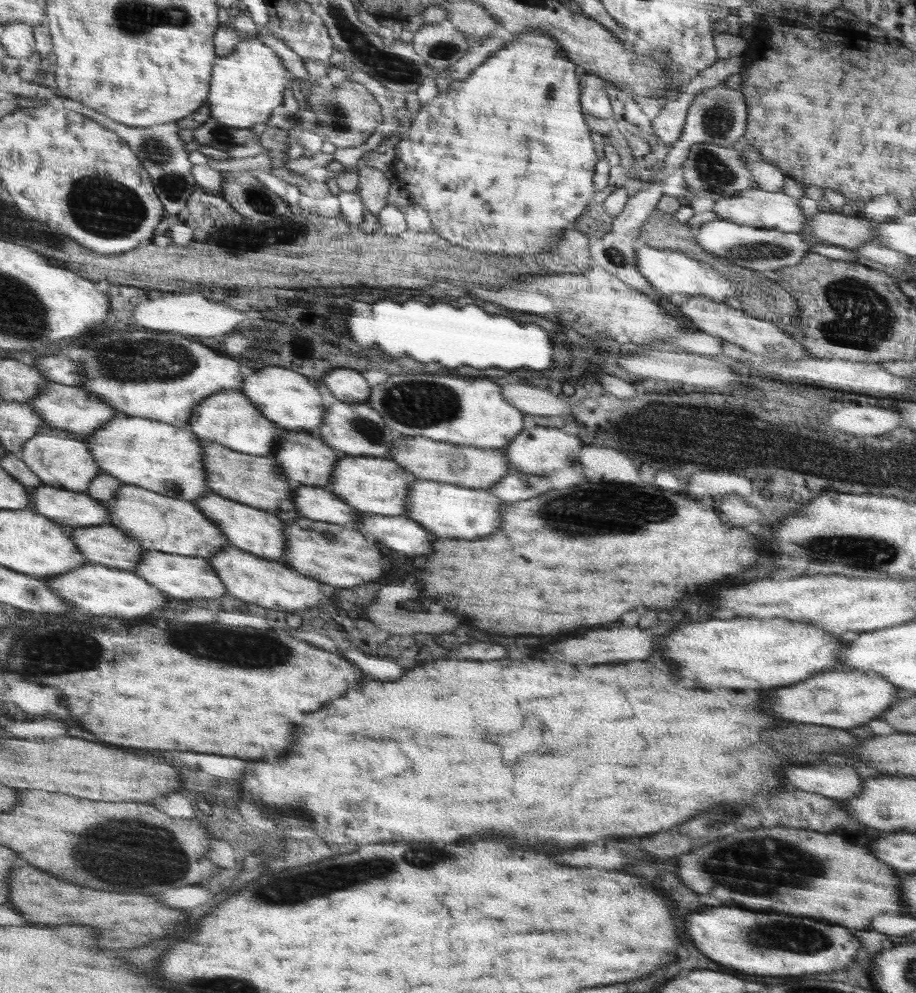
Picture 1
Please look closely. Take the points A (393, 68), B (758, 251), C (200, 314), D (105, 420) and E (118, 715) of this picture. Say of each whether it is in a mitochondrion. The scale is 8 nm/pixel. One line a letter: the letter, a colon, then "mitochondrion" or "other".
A: mitochondrion
B: mitochondrion
C: other
D: other
E: other

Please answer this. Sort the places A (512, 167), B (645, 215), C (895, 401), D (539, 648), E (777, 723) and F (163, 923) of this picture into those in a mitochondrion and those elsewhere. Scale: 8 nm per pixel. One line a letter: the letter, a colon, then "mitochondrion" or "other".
A: other
B: other
C: other
D: other
E: other
F: other

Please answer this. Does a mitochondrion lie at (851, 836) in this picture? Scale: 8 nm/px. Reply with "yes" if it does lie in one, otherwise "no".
no

